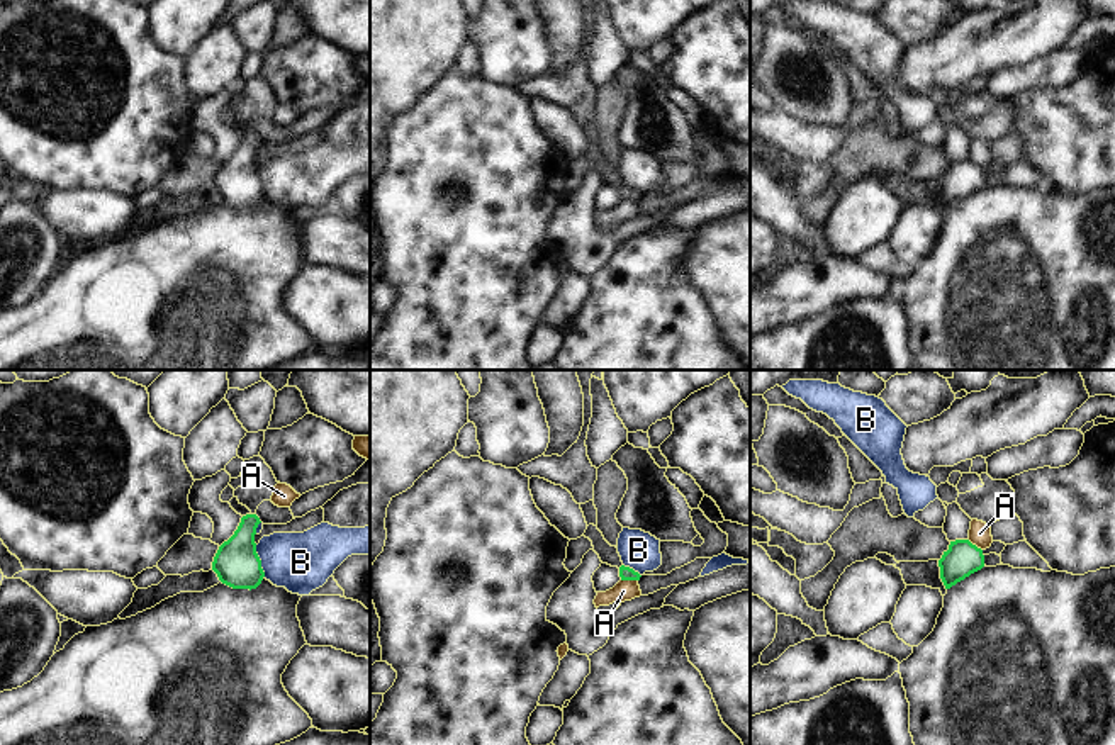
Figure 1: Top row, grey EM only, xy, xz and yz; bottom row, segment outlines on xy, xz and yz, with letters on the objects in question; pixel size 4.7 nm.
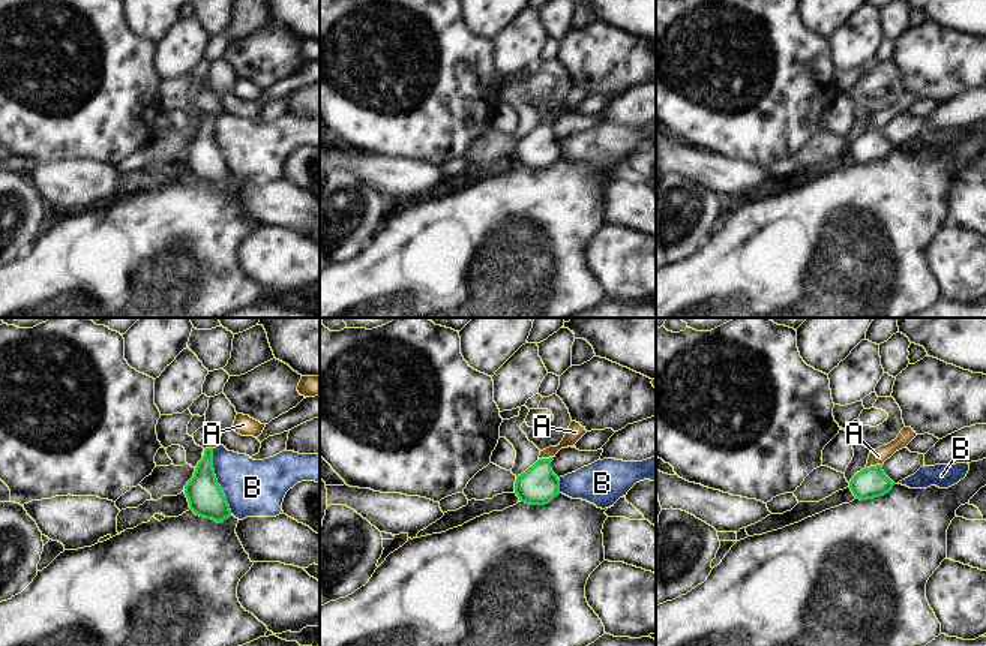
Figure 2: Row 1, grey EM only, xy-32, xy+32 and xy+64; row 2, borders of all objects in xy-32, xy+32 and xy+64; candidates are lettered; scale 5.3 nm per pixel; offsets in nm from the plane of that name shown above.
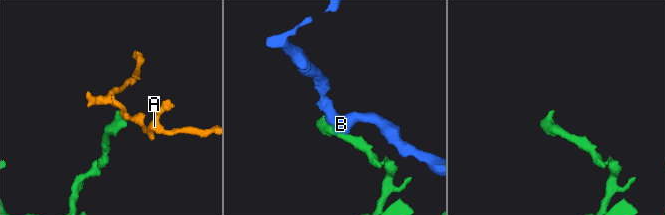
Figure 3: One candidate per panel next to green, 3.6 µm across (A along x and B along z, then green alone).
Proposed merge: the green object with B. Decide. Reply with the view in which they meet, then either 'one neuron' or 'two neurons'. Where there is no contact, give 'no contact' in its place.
meets green in xy; two neurons

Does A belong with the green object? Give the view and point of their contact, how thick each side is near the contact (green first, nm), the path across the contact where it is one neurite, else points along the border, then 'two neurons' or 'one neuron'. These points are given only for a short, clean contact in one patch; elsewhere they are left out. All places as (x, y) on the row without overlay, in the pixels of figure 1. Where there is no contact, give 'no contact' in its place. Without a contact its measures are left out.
contact xz (630, 199); calibres 60 and 100 nm; border xz (621, 199), (637, 201); two neurons

